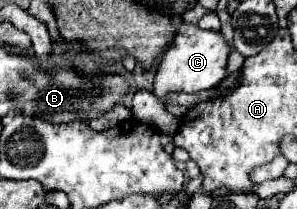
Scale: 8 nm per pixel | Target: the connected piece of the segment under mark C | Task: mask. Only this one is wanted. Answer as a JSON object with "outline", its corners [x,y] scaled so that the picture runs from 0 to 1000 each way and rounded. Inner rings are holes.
{"outline":[[[609,110],[582,215],[556,244],[522,349],[522,455],[556,474],[569,445],[663,445],[684,426],[724,426],[764,368],[771,215],[744,148],[690,148],[643,110]]]}

